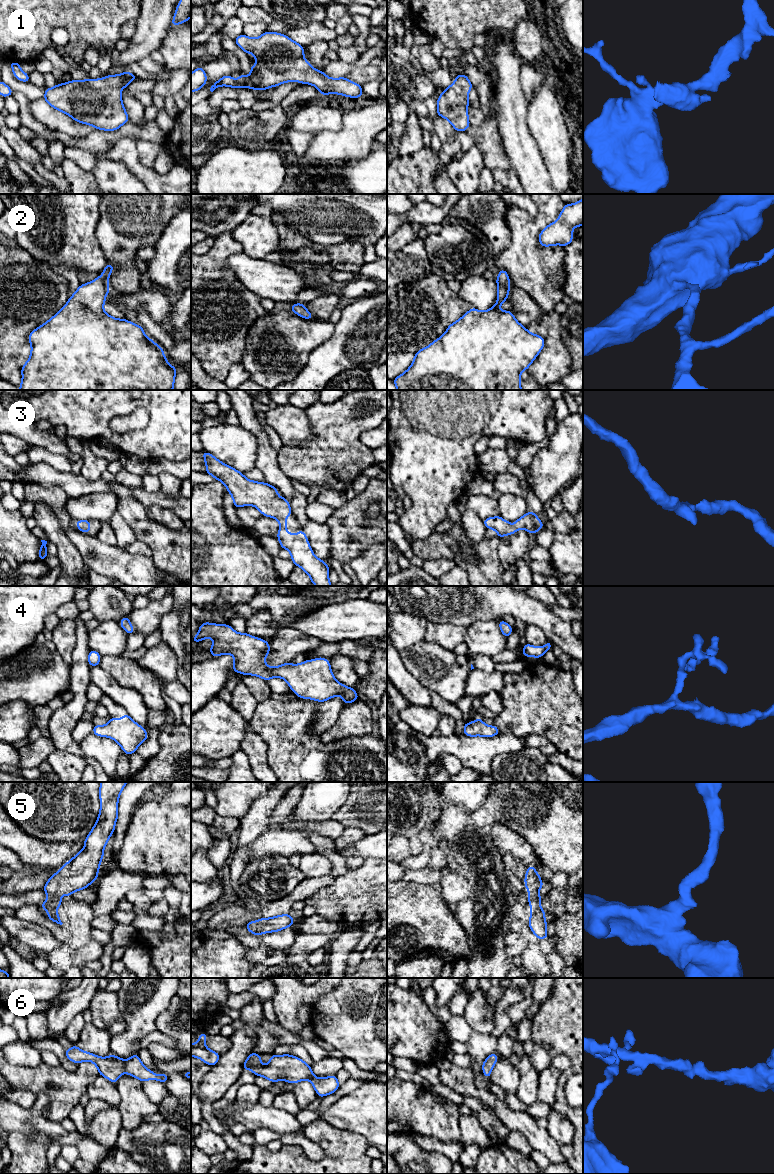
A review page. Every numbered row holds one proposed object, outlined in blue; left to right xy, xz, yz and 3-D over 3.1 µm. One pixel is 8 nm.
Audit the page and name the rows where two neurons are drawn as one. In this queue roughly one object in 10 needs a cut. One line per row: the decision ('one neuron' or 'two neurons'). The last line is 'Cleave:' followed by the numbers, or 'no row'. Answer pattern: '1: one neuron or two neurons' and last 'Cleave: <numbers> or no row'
1: one neuron
2: one neuron
3: one neuron
4: one neuron
5: one neuron
6: one neuron
Cleave: no row

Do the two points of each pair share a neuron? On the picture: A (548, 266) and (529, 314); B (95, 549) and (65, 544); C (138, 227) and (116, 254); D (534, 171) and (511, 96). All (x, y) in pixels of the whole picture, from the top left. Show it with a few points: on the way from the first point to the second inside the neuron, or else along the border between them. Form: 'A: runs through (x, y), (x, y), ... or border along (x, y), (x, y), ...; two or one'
A: border along (516, 286), (521, 288), (543, 313); two
B: border along (61, 527), (79, 553), (85, 567); two
C: runs through (136, 235), (124, 250); one
D: runs through (522, 152), (515, 135), (511, 115); one

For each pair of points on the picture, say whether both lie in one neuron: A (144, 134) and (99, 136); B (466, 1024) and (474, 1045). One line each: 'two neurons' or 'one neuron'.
A: one neuron
B: two neurons

